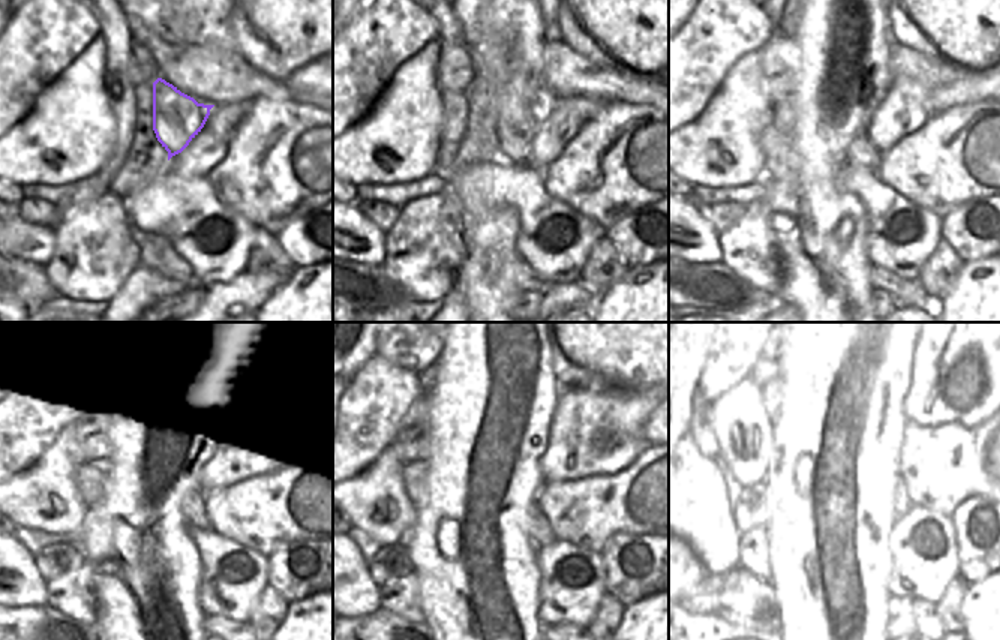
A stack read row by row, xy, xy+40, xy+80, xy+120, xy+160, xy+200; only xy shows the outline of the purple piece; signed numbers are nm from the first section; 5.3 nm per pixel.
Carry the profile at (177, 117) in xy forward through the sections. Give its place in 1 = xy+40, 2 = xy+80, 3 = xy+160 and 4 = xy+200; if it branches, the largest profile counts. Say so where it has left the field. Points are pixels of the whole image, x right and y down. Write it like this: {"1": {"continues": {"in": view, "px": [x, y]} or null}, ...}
{"1": {"continues": {"in": "xy+40", "px": [517, 120]}}, "2": {"continues": {"in": "xy+80", "px": [861, 152]}}, "3": {"continues": {"in": "xy+160", "px": [541, 534]}}, "4": {"continues": {"in": "xy+200", "px": [882, 535]}}}

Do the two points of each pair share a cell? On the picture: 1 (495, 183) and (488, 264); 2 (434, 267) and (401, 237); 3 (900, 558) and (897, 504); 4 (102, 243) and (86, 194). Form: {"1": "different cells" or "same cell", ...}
{"1": "different cells", "2": "same cell", "3": "different cells", "4": "different cells"}

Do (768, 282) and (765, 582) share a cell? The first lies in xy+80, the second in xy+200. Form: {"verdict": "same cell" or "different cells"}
{"verdict": "different cells"}

